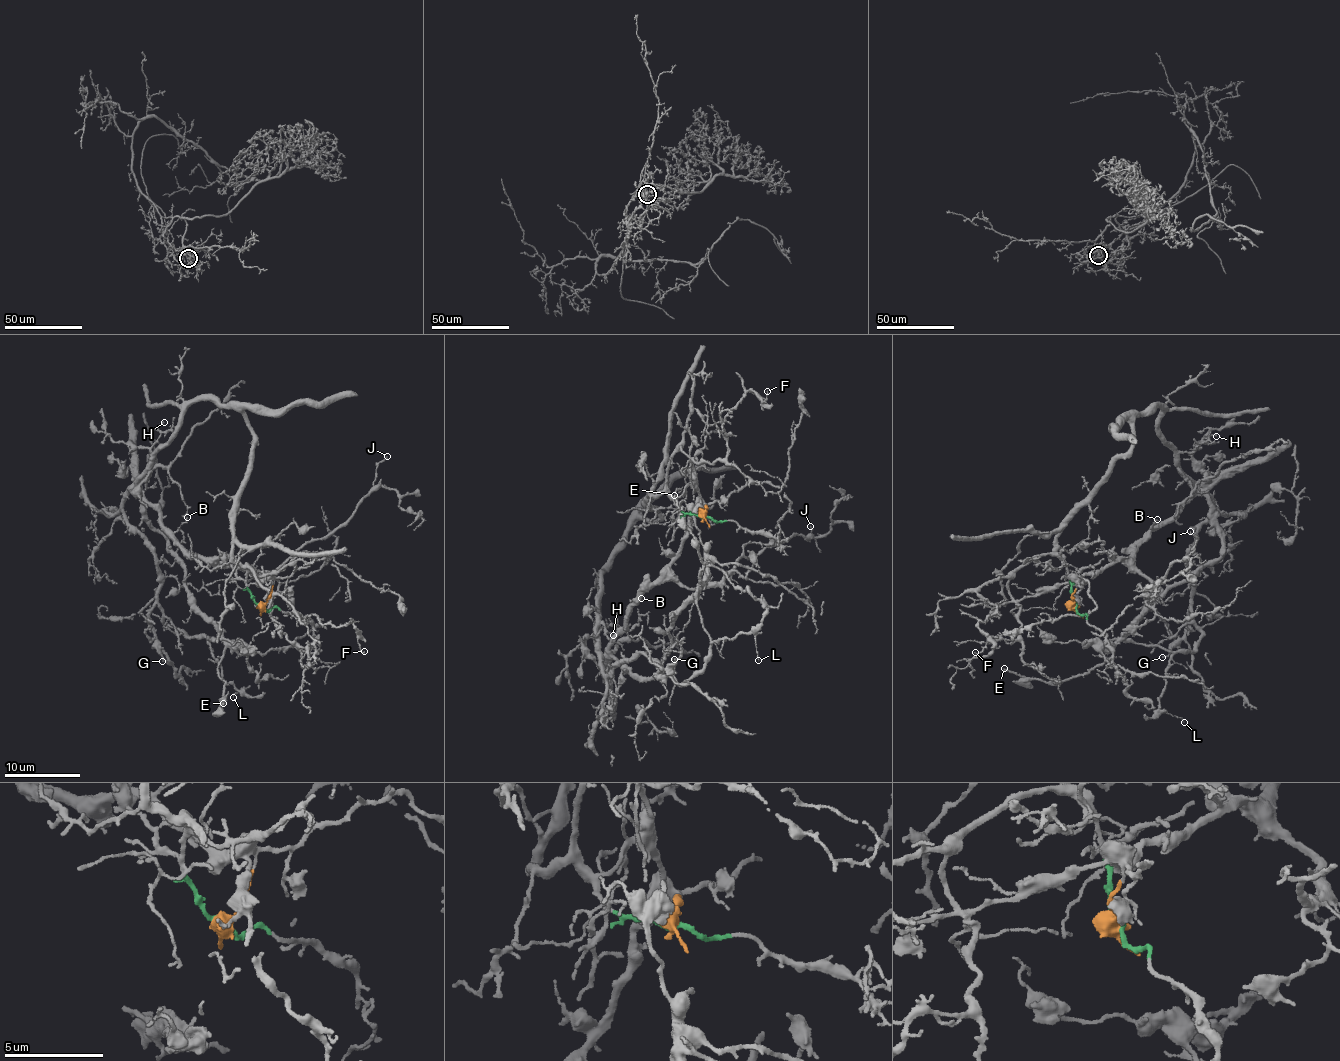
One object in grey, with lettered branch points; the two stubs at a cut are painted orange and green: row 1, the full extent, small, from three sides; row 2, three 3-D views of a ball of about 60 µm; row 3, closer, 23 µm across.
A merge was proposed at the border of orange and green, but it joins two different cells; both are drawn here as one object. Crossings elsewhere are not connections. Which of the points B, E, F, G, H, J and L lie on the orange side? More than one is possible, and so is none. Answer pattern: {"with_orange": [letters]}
{"with_orange": ["B", "E", "J"]}

